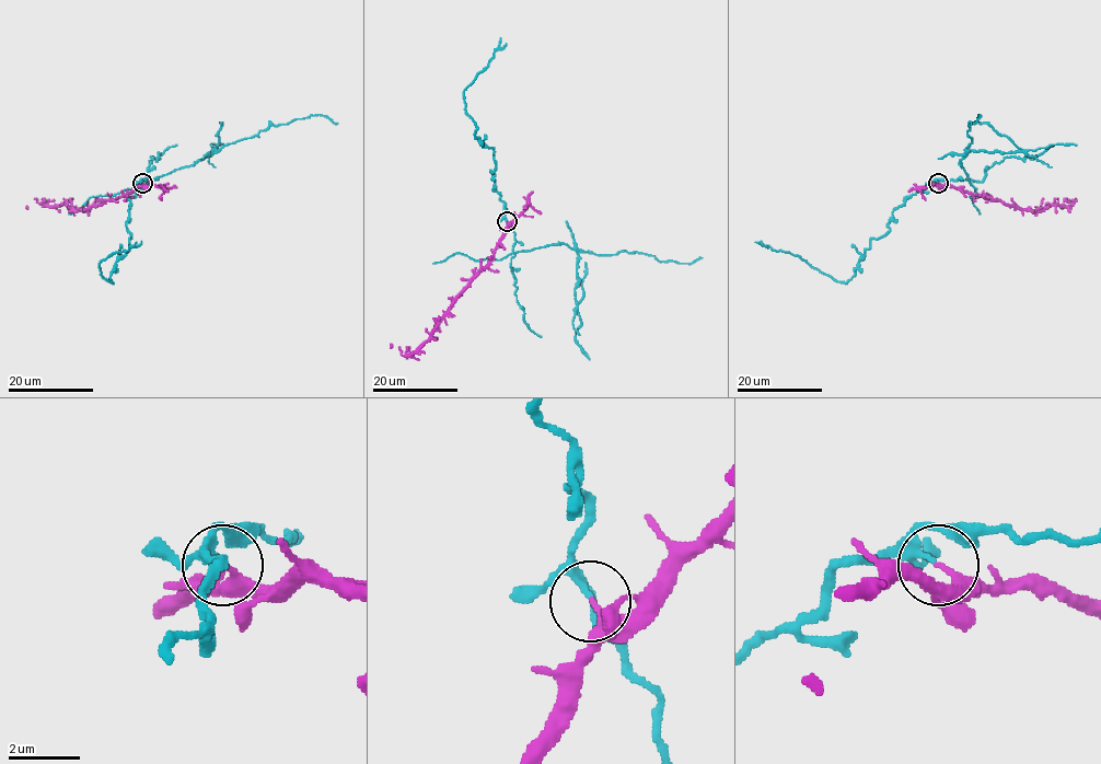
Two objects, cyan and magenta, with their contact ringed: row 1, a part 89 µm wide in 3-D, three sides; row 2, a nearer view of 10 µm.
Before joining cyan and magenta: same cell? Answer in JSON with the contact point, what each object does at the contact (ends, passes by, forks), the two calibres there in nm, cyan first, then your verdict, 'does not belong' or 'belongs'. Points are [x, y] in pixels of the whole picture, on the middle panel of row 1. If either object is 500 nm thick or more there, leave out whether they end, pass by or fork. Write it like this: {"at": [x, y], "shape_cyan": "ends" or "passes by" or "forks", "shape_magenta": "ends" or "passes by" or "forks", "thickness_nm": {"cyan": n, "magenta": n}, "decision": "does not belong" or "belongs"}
{"at": [507, 221], "shape_cyan": "forks", "shape_magenta": "ends", "thickness_nm": {"cyan": 120, "magenta": 220}, "decision": "does not belong"}

